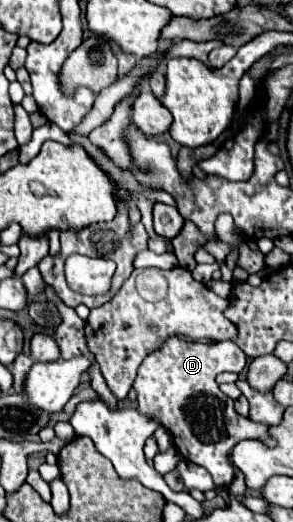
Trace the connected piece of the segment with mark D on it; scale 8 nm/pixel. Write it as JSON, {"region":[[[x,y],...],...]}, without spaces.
{"region":[[[176,337],[166,341],[166,345],[150,353],[134,381],[138,393],[138,411],[146,413],[148,419],[158,421],[164,429],[172,433],[178,453],[192,461],[212,475],[216,485],[228,487],[234,479],[234,469],[228,463],[232,447],[242,439],[262,439],[268,445],[274,445],[268,439],[268,425],[254,423],[246,417],[240,417],[234,409],[230,397],[226,397],[218,385],[216,375],[222,371],[242,371],[246,365],[244,351],[234,341],[214,341],[214,343],[184,343]]]}

